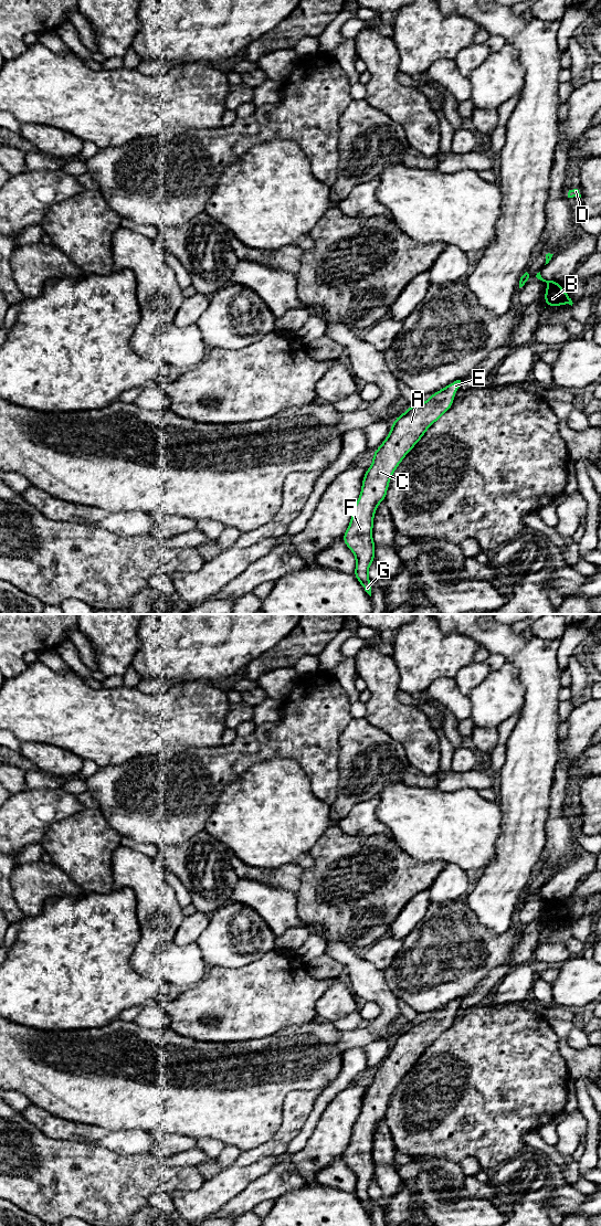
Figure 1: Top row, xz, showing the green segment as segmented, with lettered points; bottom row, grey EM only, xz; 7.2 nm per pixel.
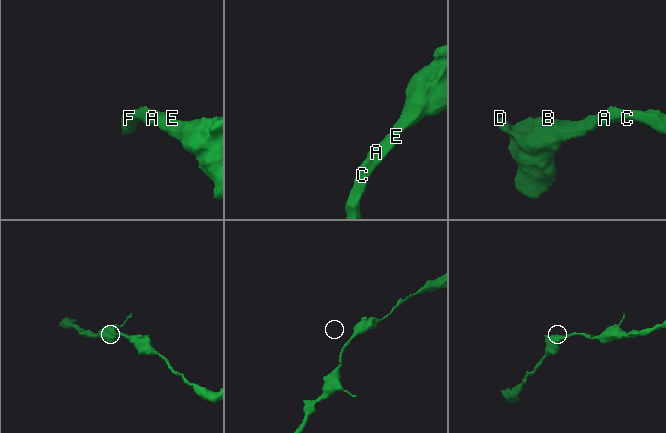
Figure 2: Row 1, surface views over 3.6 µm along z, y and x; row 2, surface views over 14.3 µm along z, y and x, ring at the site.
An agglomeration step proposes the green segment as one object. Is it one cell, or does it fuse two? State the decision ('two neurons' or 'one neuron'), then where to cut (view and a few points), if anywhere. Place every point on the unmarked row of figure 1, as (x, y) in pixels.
one neuron | no cut

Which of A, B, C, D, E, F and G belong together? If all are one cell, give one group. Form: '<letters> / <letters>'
A B C D E F G

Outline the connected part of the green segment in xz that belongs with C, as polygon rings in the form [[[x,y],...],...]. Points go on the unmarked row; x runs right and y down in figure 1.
[[[456,998],[439,1011],[430,1013],[430,1018],[409,1026],[394,1038],[388,1056],[373,1070],[372,1082],[363,1095],[360,1114],[342,1154],[346,1164],[356,1176],[354,1194],[370,1215],[368,1188],[375,1179],[372,1145],[377,1124],[384,1119],[391,1095],[403,1076],[421,1058],[426,1048],[450,1028],[460,1002],[461,998]]]

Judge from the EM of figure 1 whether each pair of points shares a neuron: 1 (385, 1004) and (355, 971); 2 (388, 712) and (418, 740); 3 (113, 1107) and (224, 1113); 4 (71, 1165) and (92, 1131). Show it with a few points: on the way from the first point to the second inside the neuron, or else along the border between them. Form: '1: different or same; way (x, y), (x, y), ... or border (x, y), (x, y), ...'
1: same; way (380, 996), (362, 979)
2: same; way (396, 718), (410, 732)
3: same; way (140, 1107), (157, 1107), (164, 1113), (197, 1113)
4: different; border (59, 1138), (65, 1141), (92, 1142), (109, 1150)

